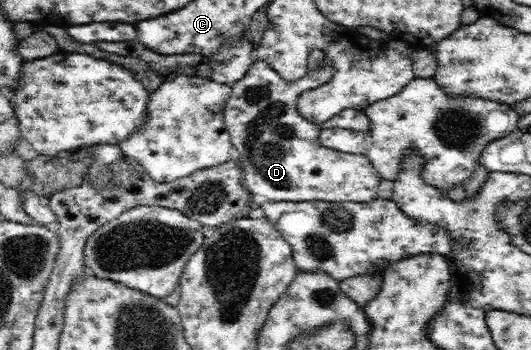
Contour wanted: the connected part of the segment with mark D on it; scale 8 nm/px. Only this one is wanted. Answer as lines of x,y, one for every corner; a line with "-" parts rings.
326,58
322,68
316,68
314,72
307,70
300,80
286,80
267,62
258,59
248,68
246,76
233,84
231,95
224,107
223,119
234,146
234,156
243,170
242,182
251,194
260,194
269,201
292,200
302,203
304,200
367,203
378,198
378,184
383,178
379,176
379,172
372,166
368,157
335,151
326,148
319,141
320,131
326,128
340,127
356,132
368,132
370,119
366,113
355,108
345,108
330,120
314,124
311,120
306,120
297,108
297,98
301,92
318,88
332,78
335,70
331,61

